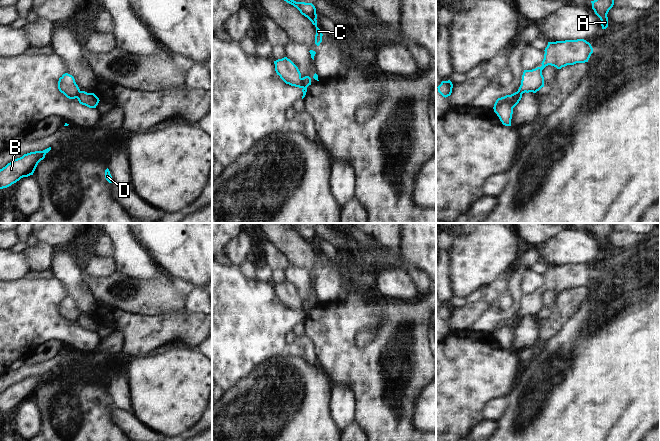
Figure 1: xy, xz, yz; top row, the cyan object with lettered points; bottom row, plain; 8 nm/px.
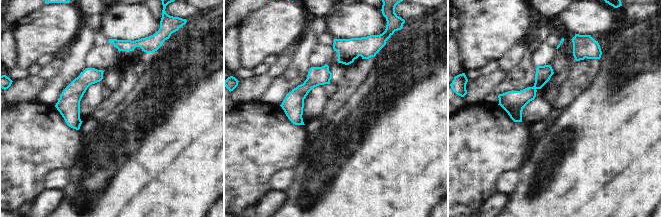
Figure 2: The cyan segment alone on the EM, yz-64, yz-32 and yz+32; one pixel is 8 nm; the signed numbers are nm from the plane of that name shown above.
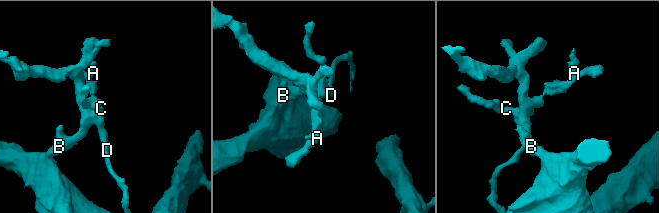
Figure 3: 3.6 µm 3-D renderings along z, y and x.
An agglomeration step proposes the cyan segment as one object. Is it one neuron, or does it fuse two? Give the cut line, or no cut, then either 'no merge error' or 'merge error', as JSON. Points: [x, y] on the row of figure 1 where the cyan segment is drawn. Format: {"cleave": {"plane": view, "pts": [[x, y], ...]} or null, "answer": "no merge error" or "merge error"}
{"cleave": {"plane": "yz", "pts": [[514, 106], [503, 104], [494, 109]]}, "answer": "merge error"}

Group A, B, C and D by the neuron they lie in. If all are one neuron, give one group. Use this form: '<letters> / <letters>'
A B / C D

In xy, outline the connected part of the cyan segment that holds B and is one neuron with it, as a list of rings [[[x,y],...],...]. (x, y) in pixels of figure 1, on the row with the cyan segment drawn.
[[[51,147],[43,151],[24,154],[0,169],[0,189],[11,186],[23,177],[33,175],[38,163],[45,158],[50,150]]]

